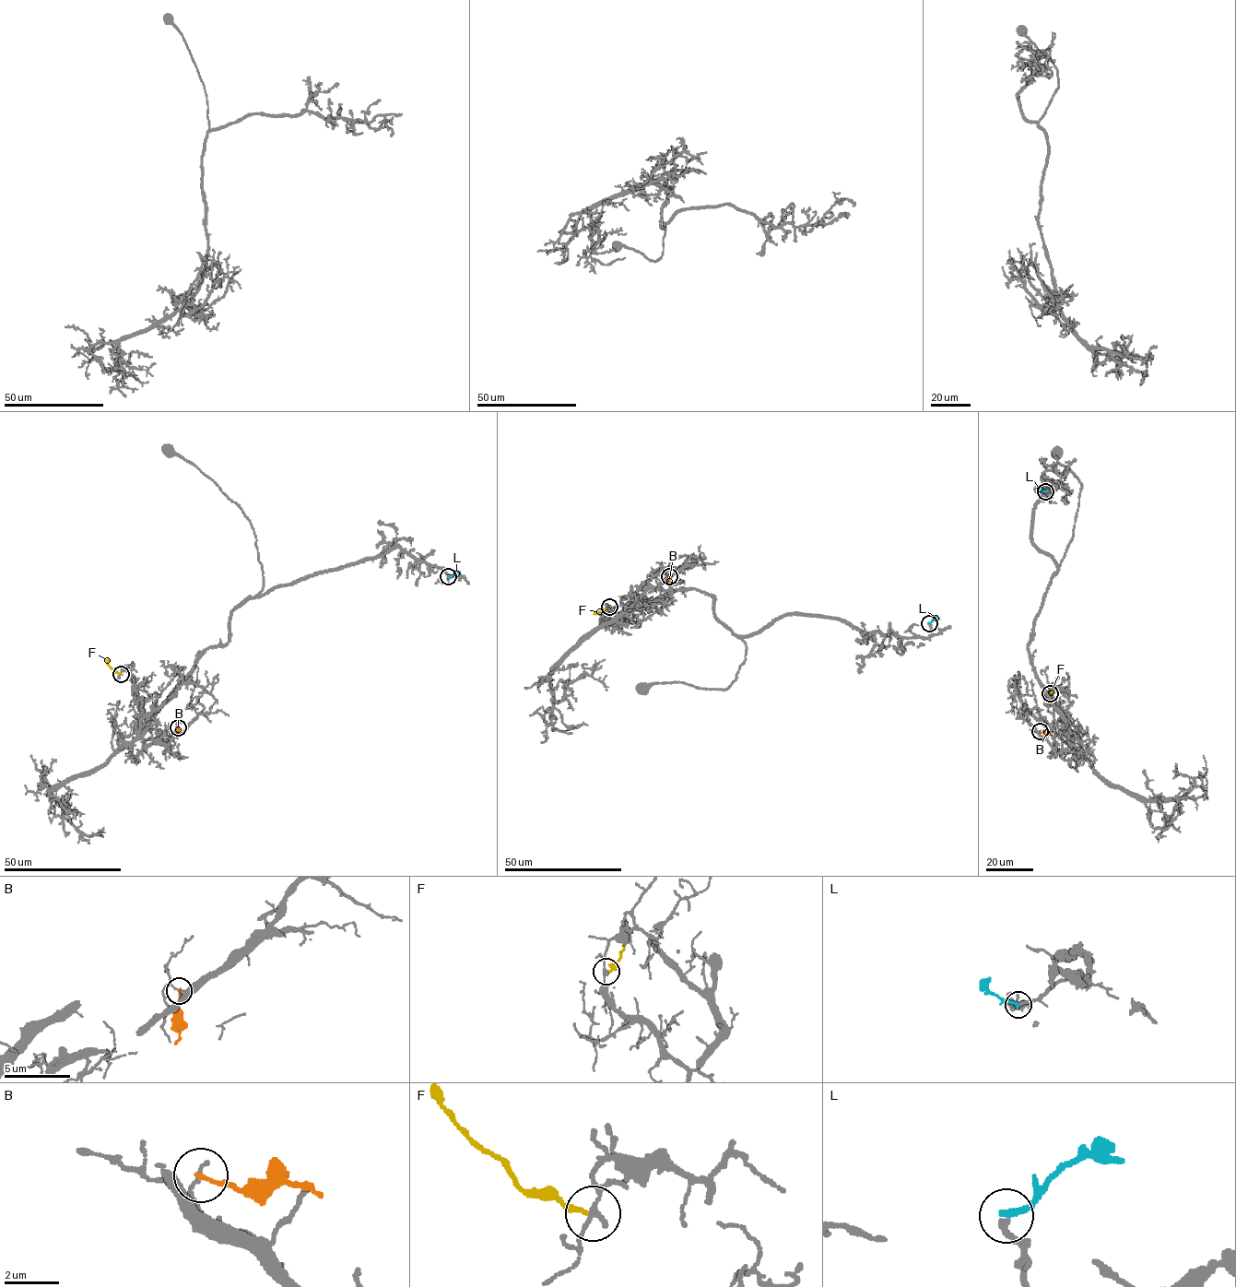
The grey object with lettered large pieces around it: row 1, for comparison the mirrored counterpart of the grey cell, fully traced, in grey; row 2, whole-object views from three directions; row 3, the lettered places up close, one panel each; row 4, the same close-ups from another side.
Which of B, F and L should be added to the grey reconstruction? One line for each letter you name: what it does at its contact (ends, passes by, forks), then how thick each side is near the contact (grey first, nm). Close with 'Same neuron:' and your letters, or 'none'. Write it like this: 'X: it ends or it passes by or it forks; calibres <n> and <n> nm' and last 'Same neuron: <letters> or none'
Same neuron: none

